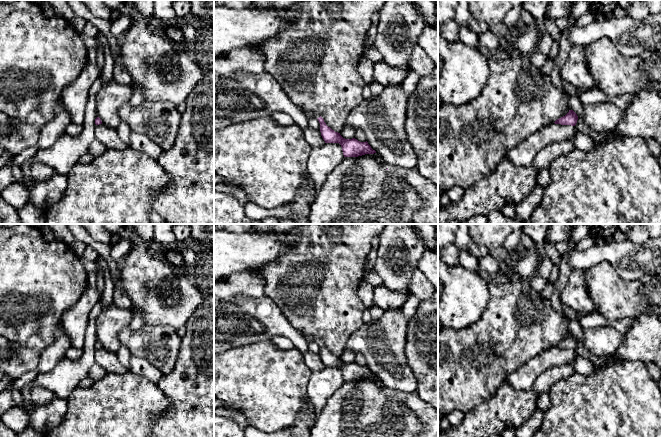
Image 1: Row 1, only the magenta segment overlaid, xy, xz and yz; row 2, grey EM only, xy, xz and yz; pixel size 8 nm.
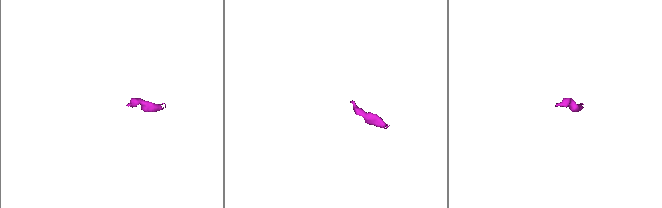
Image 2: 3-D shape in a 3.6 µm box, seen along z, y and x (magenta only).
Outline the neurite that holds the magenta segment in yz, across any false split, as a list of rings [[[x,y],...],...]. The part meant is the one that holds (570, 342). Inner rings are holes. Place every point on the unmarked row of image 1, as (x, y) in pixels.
[[[569,334],[569,336],[565,340],[557,343],[554,347],[561,348],[561,349],[575,350],[577,344],[578,344],[577,338],[573,334]]]

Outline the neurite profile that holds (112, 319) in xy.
[[[114,302],[103,308],[95,320],[95,327],[97,341],[104,349],[116,354],[122,345],[118,338],[119,332],[129,327],[132,315],[132,310],[120,308]]]

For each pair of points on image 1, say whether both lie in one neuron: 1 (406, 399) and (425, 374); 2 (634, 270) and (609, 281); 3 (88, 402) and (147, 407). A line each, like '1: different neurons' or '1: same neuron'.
1: different neurons
2: different neurons
3: same neuron

